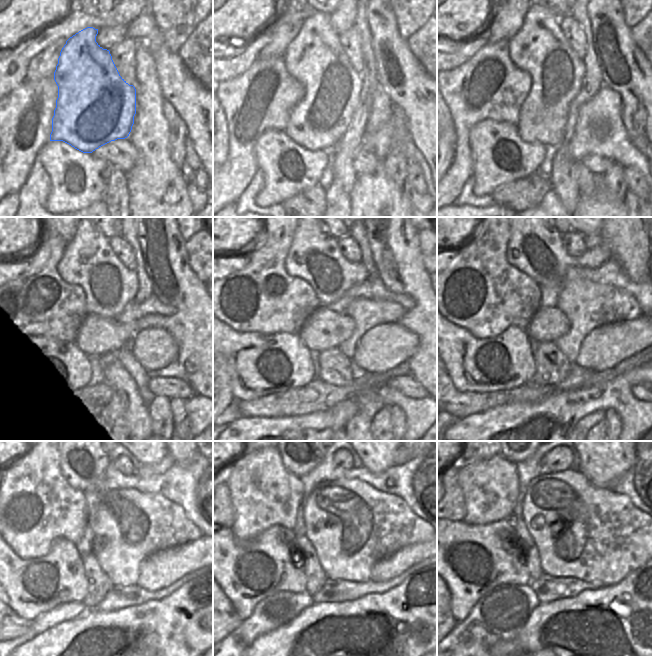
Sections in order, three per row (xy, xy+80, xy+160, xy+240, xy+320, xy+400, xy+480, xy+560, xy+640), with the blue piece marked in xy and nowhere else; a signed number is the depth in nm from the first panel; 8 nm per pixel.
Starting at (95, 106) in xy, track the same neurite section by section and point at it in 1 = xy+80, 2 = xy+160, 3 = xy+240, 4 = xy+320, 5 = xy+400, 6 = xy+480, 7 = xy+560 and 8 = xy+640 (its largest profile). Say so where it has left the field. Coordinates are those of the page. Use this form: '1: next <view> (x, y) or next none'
1: next xy+80 (315, 57)
2: next xy+160 (539, 48)
3: next xy+240 (88, 261)
4: next xy+320 (314, 256)
5: next xy+400 (535, 247)
6: next xy+480 (83, 462)
7: next xy+560 (298, 461)
8: next xy+640 (512, 461)

